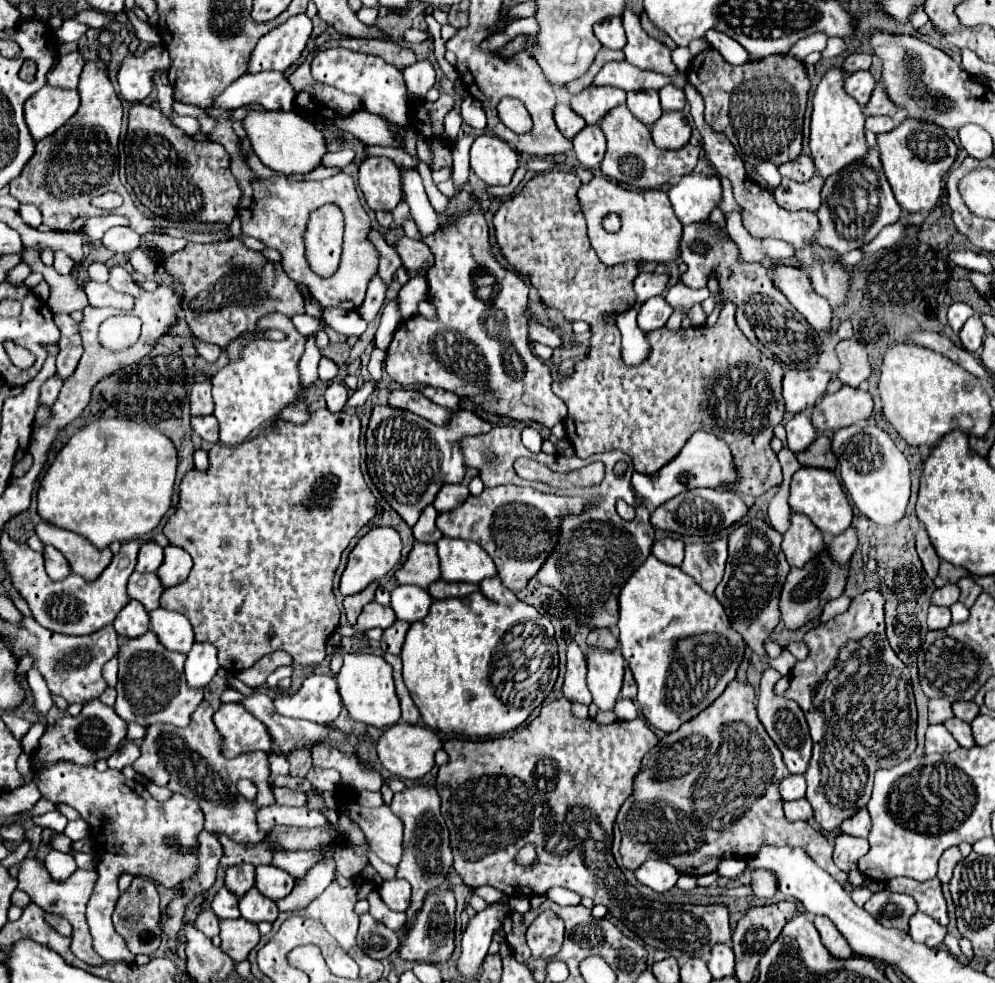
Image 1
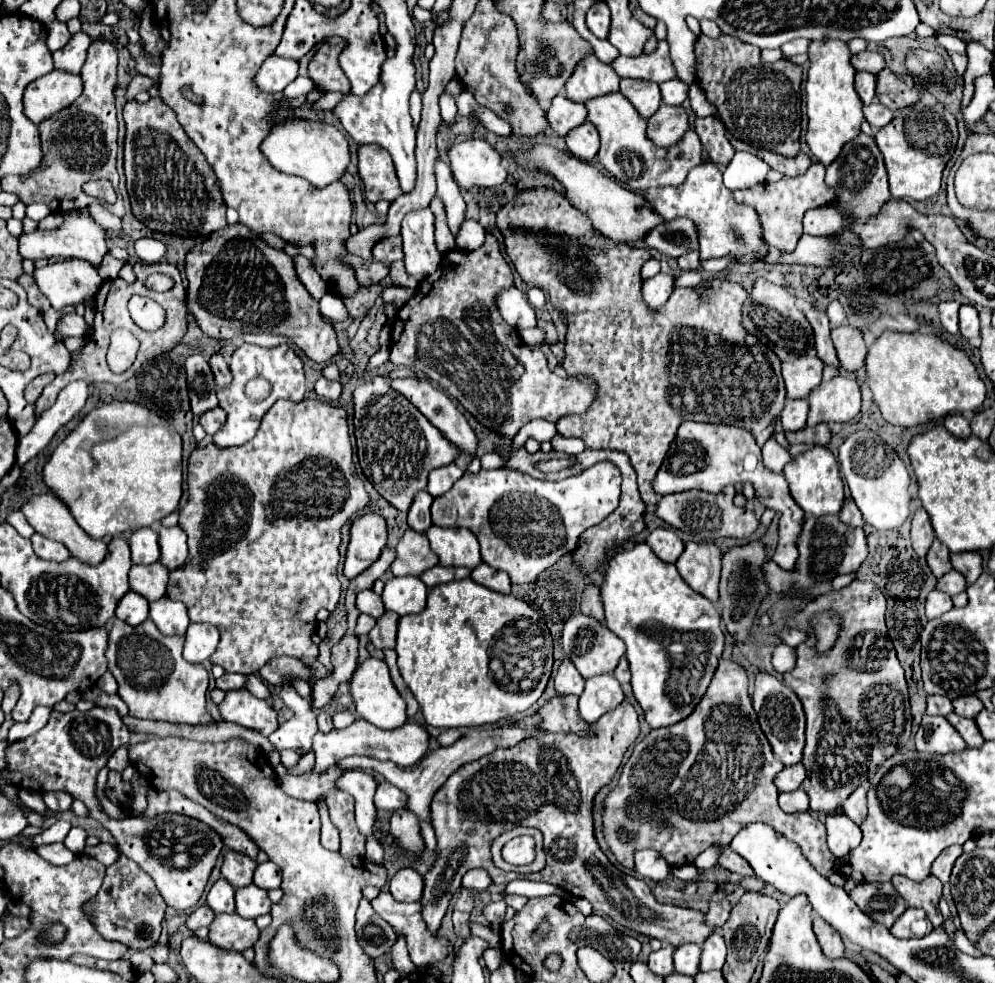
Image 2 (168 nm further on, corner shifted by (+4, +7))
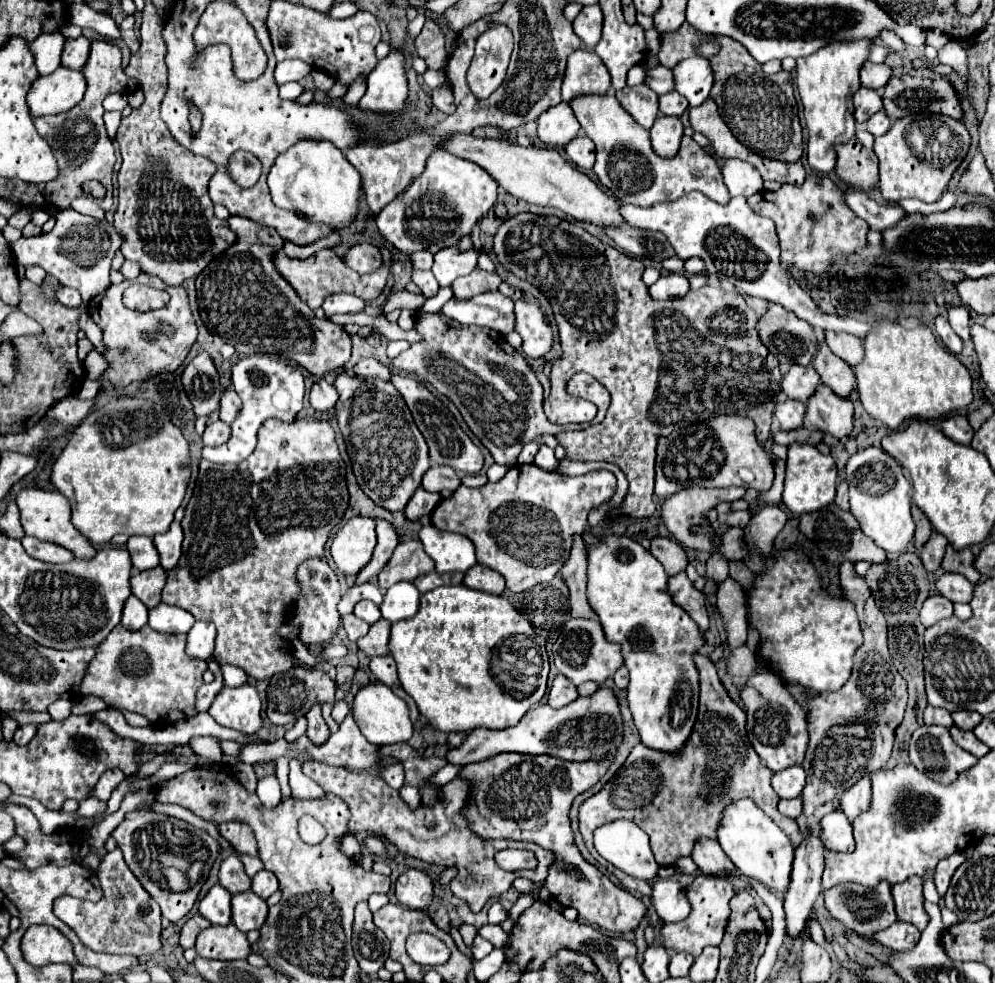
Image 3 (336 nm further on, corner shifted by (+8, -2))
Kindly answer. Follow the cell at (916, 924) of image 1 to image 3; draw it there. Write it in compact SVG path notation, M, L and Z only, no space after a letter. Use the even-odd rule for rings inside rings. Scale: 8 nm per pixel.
M897 921L891 927L873 933L869 939L877 941L877 943L881 943L885 947L891 947L895 951L907 951L909 947L915 947L917 945L919 931L917 931L917 927L913 927L909 923Z

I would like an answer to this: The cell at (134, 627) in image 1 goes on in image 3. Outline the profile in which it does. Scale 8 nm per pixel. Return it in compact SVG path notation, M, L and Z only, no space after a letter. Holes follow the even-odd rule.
M131 595L125 603L125 609L123 609L123 619L121 623L131 629L131 631L137 631L141 629L145 623L147 623L147 615L149 615L149 609L135 597Z

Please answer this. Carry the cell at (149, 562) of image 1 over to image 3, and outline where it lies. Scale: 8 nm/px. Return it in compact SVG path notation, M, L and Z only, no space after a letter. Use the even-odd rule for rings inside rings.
M141 535L129 537L127 551L131 553L133 567L139 569L139 571L153 569L153 567L159 565L159 553L157 553L151 537L141 537Z

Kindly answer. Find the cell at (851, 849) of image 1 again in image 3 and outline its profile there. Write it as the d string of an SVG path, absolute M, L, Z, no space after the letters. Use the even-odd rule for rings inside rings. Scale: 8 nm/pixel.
M833 811L821 819L823 841L827 849L833 851L853 851L855 839L851 831L851 823L843 811Z

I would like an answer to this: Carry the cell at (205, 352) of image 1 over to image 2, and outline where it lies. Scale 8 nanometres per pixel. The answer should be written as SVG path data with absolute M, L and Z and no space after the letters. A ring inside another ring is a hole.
M219 352L211 354L211 358L209 358L209 366L211 366L211 370L213 370L213 374L215 374L215 382L217 382L219 386L223 386L223 384L229 384L229 382L231 382L229 366L227 366L225 358L223 358Z

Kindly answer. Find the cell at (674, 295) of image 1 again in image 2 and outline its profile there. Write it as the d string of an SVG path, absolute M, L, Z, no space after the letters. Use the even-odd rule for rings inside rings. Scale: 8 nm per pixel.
M685 271L680 275L678 281L675 280L675 288L679 287L695 287L703 282L700 271Z

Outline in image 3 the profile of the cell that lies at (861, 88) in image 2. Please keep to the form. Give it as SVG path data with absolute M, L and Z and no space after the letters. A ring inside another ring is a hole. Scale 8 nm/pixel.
M861 87L861 89L855 93L855 121L857 121L859 125L865 123L873 113L877 113L877 111L881 111L881 109L883 109L883 101L881 101L879 91Z

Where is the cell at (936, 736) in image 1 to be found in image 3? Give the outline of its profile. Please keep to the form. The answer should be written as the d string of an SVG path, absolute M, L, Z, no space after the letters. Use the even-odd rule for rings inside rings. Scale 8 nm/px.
M919 727L909 745L911 763L937 783L953 783L961 771L977 763L977 757L961 749L945 727Z

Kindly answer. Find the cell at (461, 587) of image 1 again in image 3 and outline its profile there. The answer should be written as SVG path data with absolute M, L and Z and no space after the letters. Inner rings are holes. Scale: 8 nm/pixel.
M431 571L431 573L425 573L421 577L417 577L415 581L415 587L419 589L419 593L427 593L435 587L441 587L441 585L451 585L453 583L453 575L451 573L437 573L437 571Z

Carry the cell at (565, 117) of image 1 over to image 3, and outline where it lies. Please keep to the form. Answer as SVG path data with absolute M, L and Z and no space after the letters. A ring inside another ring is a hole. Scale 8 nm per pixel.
M561 101L557 107L551 107L537 119L537 135L547 145L565 147L571 139L579 135L579 123L569 107L569 103Z

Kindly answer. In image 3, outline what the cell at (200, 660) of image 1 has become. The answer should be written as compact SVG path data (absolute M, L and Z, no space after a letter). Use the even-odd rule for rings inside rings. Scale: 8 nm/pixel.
M197 621L187 639L187 653L197 659L209 659L215 649L215 627L213 623Z

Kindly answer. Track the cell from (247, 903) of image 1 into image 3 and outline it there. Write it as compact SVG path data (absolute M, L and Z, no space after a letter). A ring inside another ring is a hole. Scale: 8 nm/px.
M253 891L237 893L231 897L231 921L239 931L249 933L253 929L261 929L265 919L267 903Z

